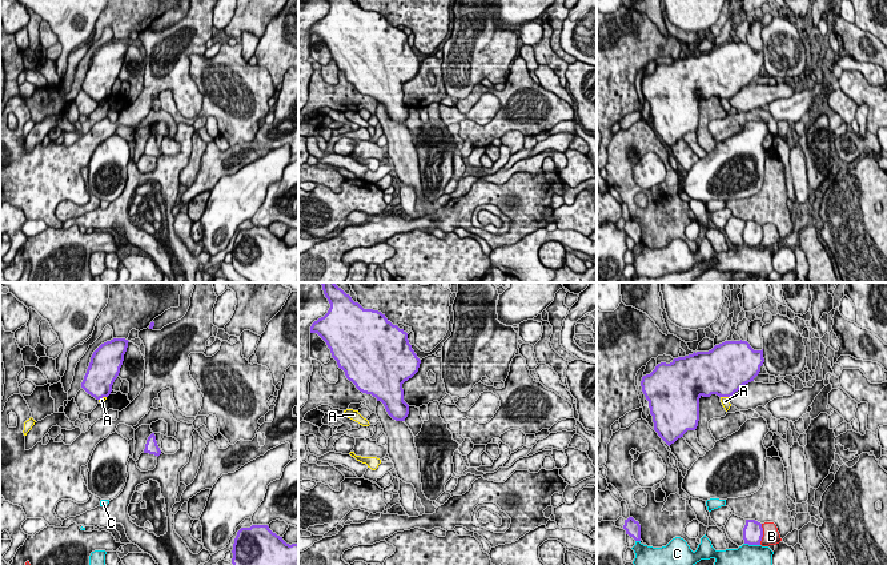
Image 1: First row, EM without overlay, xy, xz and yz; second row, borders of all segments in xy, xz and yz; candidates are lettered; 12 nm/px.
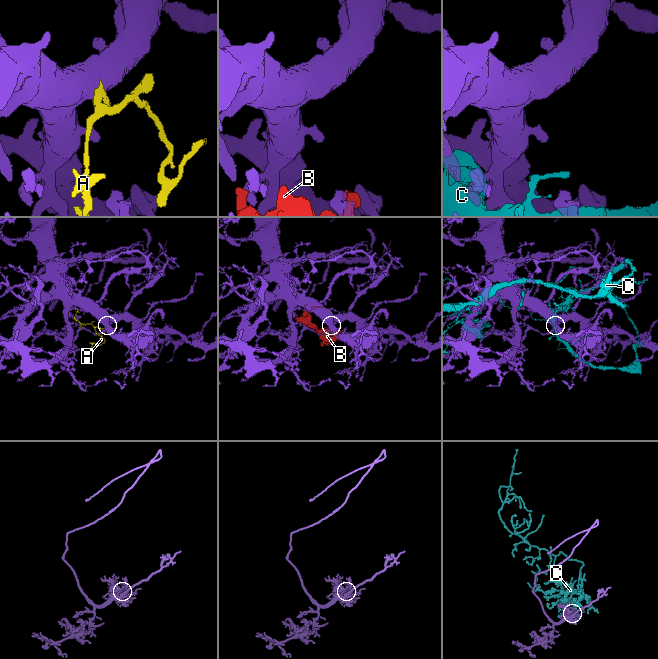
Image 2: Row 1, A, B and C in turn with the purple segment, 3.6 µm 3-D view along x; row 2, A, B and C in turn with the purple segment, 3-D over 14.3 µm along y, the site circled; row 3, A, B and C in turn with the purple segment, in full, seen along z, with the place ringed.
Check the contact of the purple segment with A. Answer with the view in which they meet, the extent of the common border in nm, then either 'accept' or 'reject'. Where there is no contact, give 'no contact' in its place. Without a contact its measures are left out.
contact in xy; length 110 nm; reject

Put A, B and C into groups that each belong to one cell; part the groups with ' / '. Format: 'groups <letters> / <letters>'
groups A / B / C

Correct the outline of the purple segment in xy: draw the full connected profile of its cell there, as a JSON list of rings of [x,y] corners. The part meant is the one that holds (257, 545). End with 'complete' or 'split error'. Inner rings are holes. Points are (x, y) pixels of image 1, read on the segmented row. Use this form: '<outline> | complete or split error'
[[[252,525],[237,532],[233,565],[298,565],[298,544],[286,544],[268,525]]] | complete

